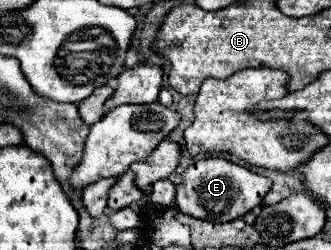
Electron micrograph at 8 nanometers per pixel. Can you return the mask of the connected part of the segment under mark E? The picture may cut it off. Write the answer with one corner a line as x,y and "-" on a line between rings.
204,159
190,165
184,173
182,183
176,187
176,205
184,215
228,223
234,221
254,207
258,207
264,195
270,191
272,181
264,175
258,175
246,167
240,167
226,159

